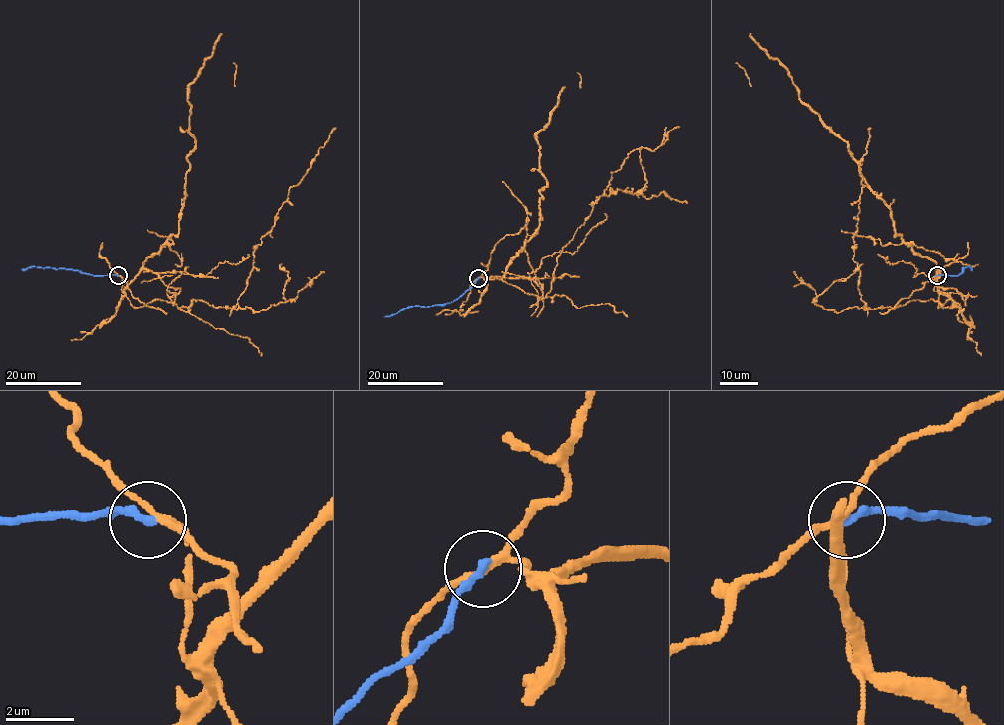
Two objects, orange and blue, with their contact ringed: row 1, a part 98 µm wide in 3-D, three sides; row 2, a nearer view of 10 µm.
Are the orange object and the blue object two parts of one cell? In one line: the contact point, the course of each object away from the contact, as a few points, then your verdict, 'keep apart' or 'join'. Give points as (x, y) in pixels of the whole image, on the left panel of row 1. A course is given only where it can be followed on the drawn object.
at (118, 275); orange runs (118, 275), (135, 307), (157, 300), (189, 307), (193, 299), (233, 309), (254, 251), (335, 128); blue runs (118, 275), (33, 267), (22, 269); keep apart

